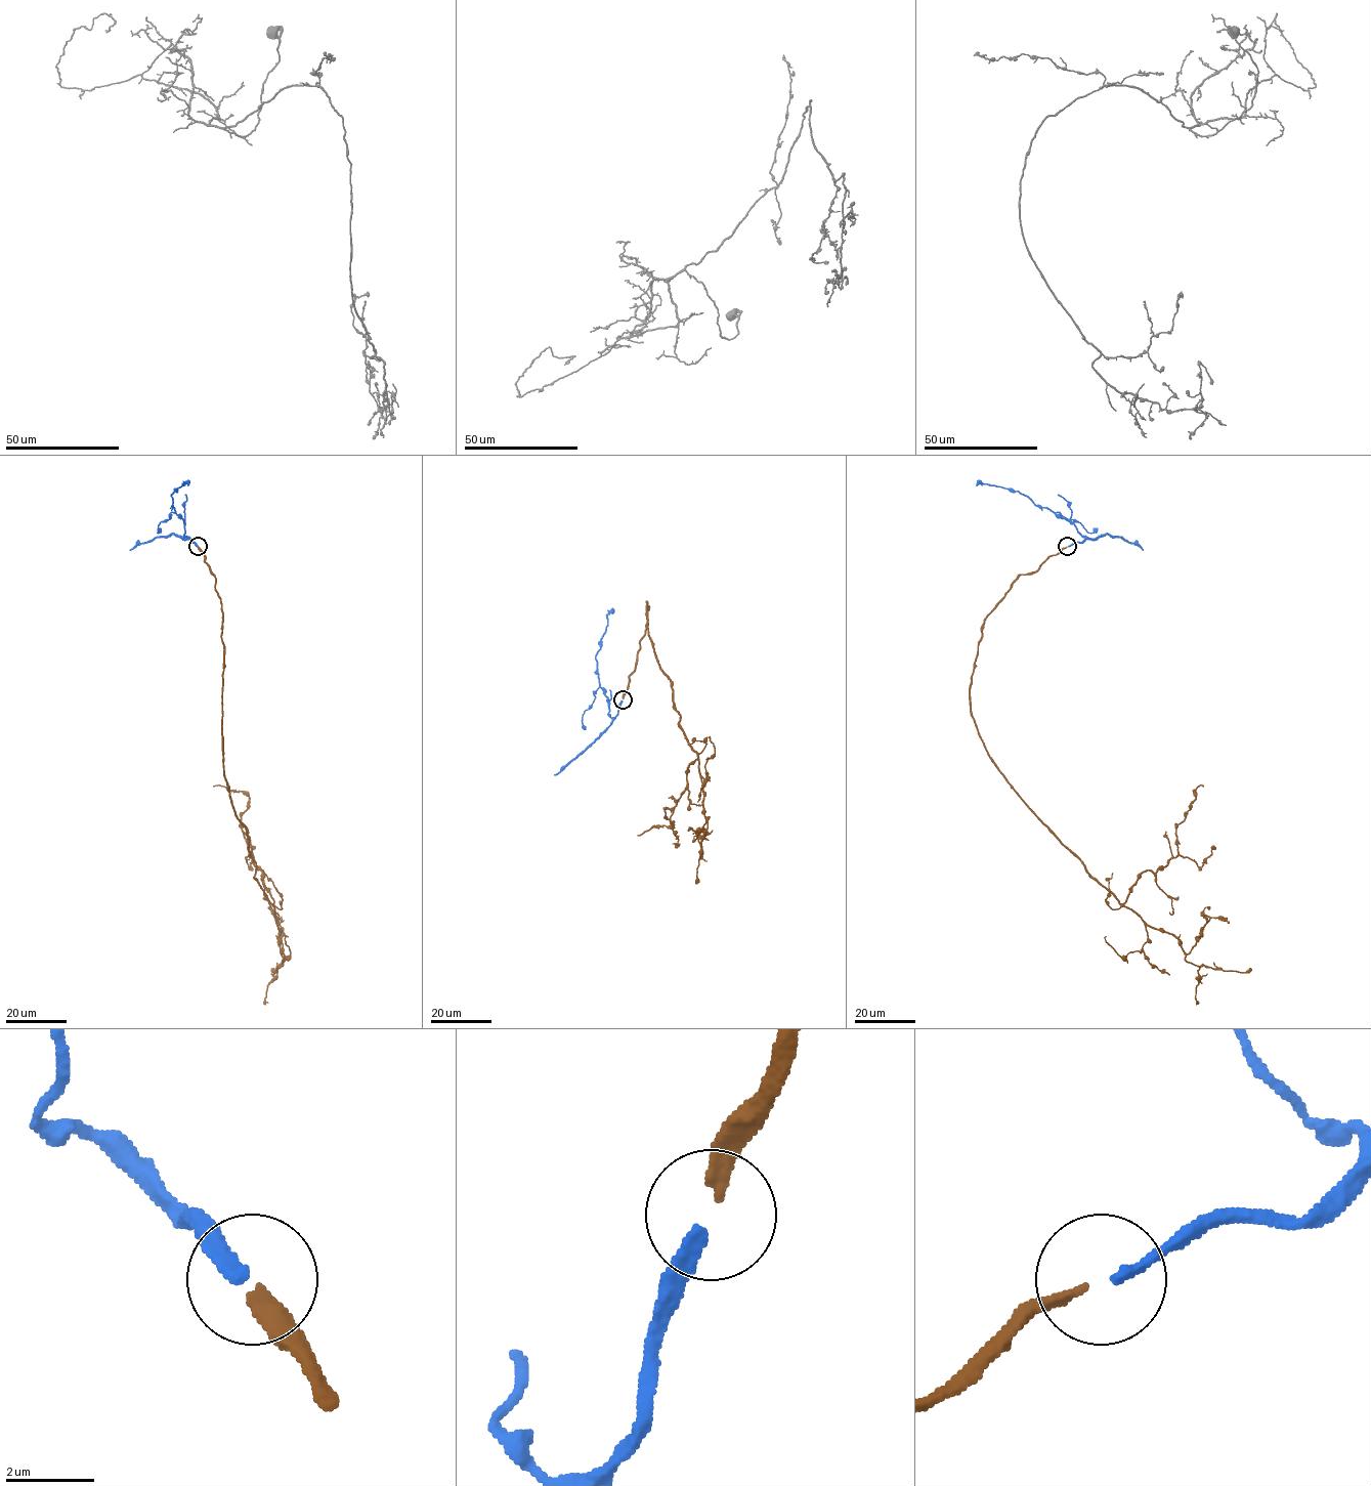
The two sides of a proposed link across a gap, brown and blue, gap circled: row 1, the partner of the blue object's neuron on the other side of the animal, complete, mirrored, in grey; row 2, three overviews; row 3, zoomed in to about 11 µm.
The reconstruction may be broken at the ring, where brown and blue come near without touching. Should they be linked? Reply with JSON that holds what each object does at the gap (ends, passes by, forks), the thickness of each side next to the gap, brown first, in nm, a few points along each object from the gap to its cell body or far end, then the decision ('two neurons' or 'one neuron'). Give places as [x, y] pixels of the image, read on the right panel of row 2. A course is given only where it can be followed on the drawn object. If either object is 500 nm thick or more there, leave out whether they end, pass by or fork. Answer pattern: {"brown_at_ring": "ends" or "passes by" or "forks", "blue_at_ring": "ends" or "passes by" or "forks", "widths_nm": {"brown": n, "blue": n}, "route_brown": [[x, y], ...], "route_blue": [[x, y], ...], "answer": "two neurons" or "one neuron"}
{"brown_at_ring": "ends", "blue_at_ring": "ends", "widths_nm": {"brown": 240, "blue": 280}, "route_brown": [[1067, 547], [1021, 575], [984, 621], [970, 714], [987, 755], [1120, 903], [1177, 854], [1176, 826], [1203, 786]], "route_blue": [[1068, 546], [1081, 542], [1085, 537], [1073, 523], [1036, 506], [1017, 491], [981, 482], [976, 485]], "answer": "one neuron"}

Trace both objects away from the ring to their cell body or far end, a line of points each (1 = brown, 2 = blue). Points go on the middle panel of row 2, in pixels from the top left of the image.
1: (623, 698), (646, 602), (647, 632), (698, 757), (665, 810), (673, 828), (637, 835)
2: (623, 701), (618, 713), (611, 718), (607, 698), (598, 678), (596, 656), (607, 623), (607, 613), (613, 608)

